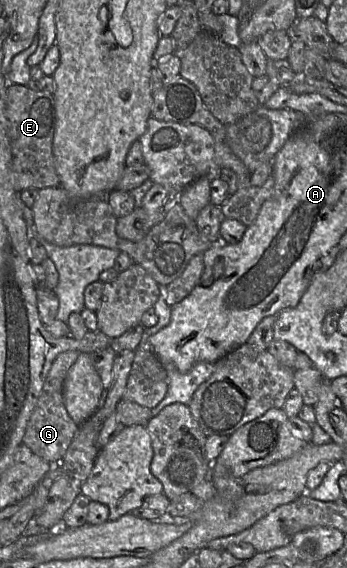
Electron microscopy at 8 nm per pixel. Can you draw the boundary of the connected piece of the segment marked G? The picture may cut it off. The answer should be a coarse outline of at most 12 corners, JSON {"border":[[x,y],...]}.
{"border":[[79,353],[54,359],[23,437],[52,465],[78,430],[65,377]]}

